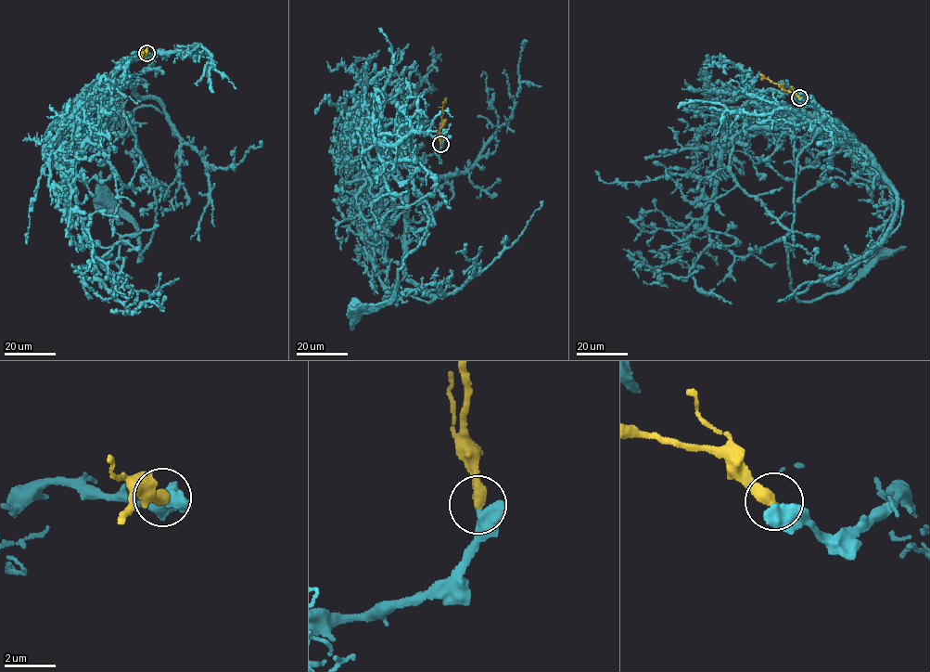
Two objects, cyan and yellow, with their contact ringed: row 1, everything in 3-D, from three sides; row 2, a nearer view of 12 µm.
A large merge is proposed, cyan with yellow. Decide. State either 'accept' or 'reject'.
accept

